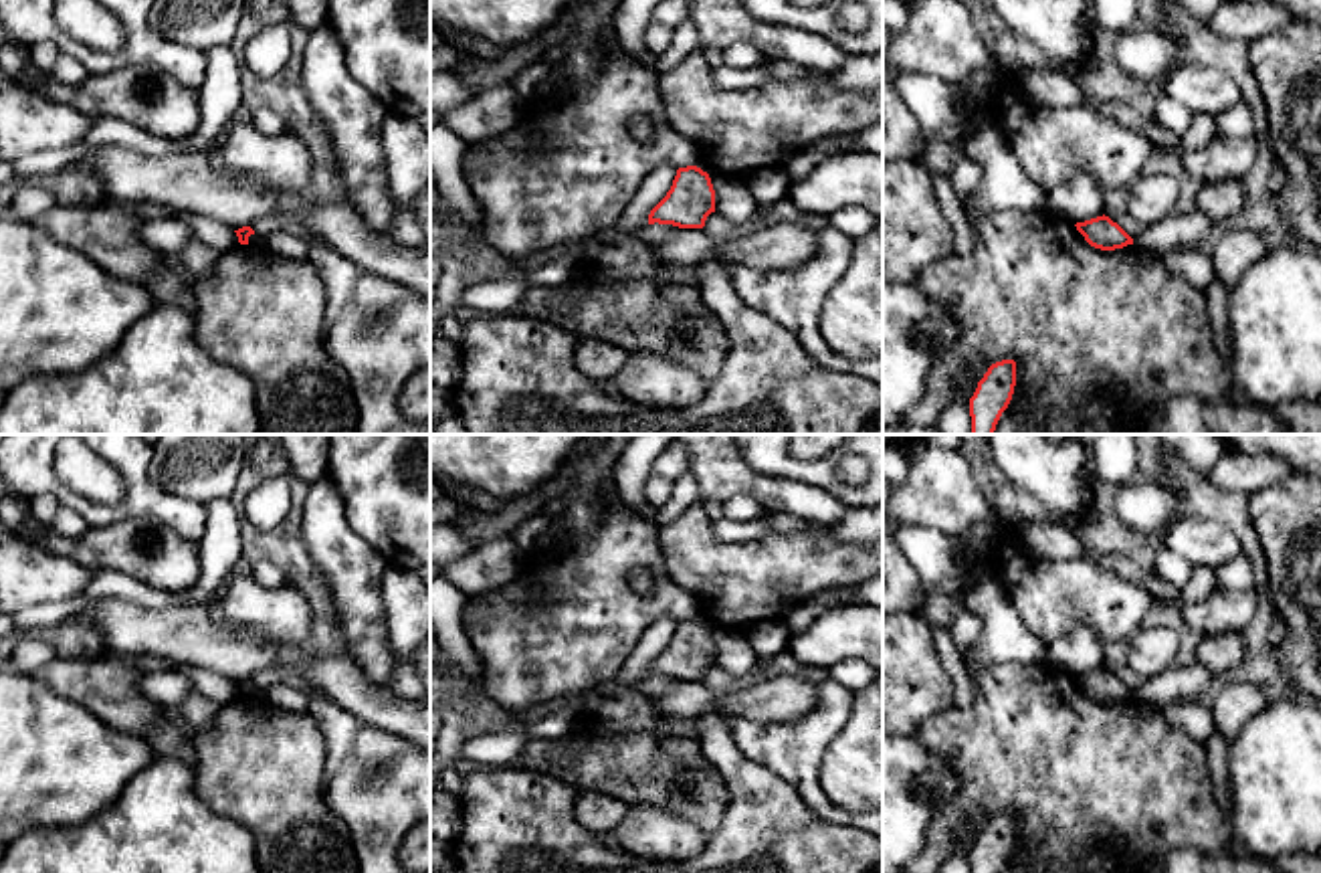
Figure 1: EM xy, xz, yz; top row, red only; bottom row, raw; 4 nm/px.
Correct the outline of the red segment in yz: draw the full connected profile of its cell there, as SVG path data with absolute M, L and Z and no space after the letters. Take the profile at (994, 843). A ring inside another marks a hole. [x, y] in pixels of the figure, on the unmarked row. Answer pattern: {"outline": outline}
{"outline": "M1002 812L988 820L970 851L972 873L1000 873L1016 839L1016 814Z"}

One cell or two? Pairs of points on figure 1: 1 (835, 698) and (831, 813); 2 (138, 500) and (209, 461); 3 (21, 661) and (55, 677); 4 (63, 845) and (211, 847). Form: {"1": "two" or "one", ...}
{"1": "one", "2": "two", "3": "two", "4": "one"}

